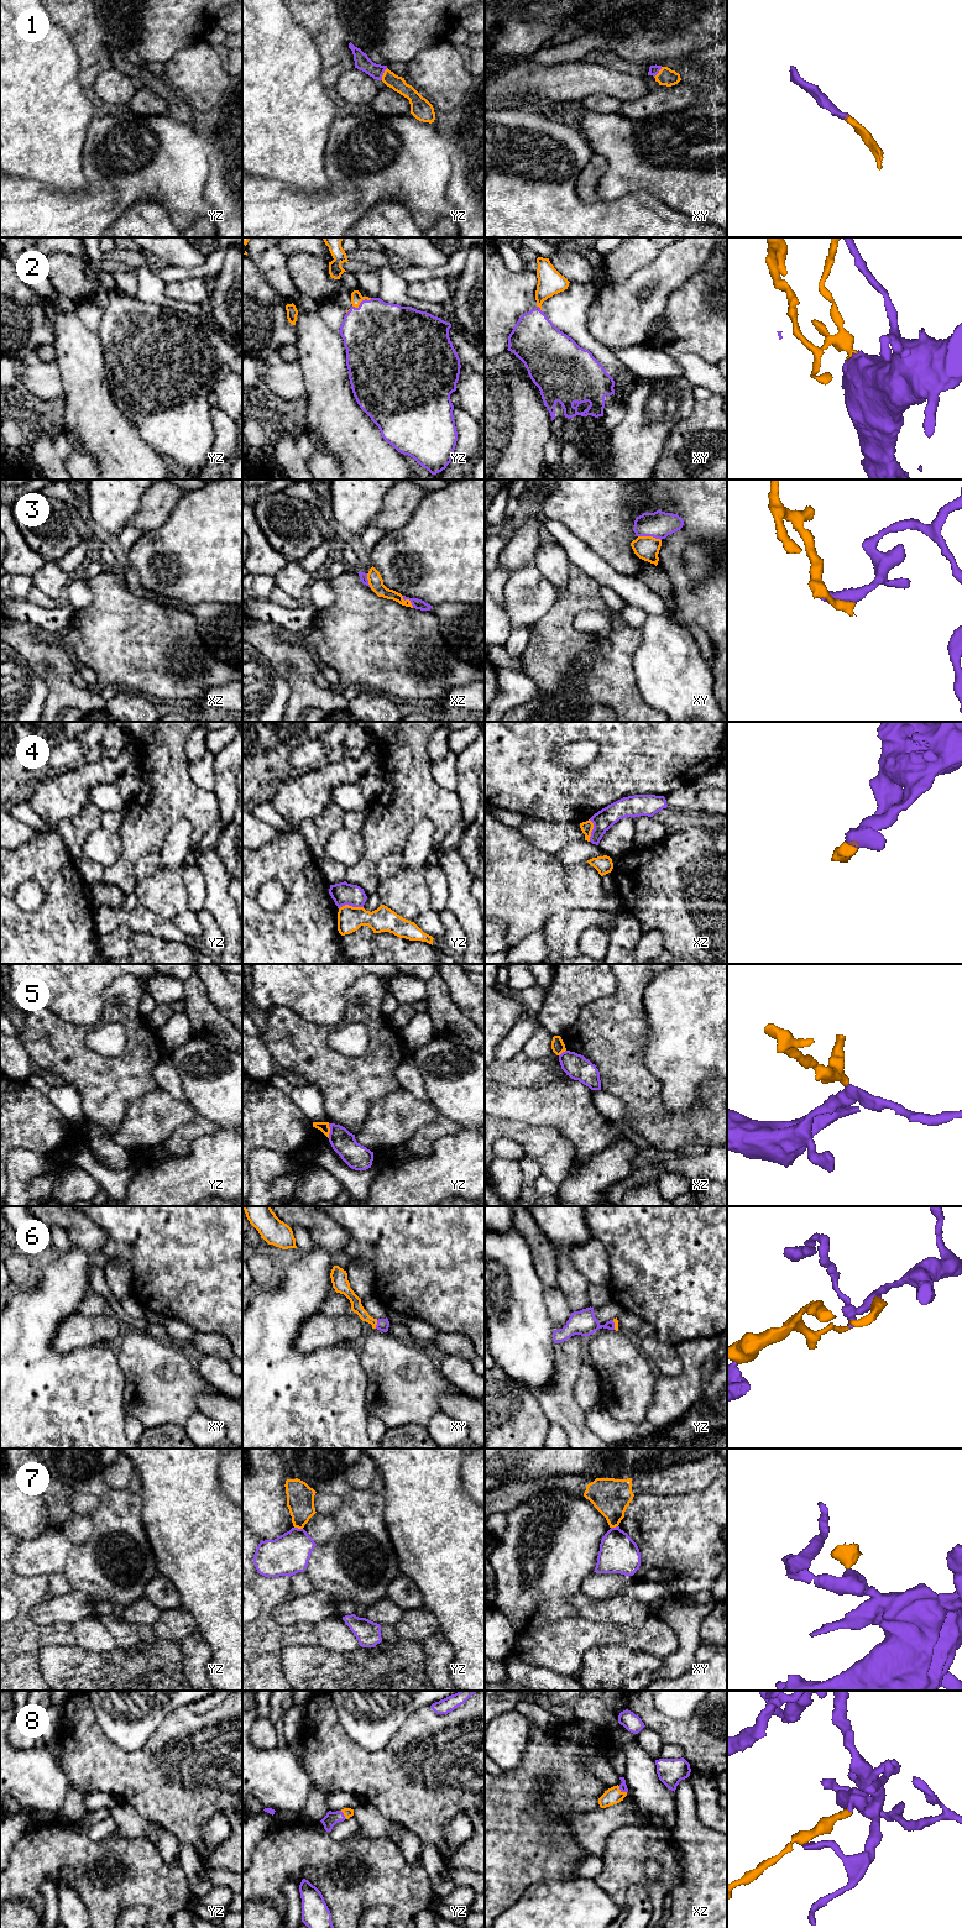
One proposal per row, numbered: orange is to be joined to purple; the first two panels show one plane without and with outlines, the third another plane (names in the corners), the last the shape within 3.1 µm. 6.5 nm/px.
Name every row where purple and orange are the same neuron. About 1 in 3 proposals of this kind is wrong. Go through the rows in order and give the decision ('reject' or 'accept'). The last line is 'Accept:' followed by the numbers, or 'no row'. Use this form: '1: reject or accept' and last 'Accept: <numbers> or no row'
1: accept
2: accept
3: reject
4: reject
5: reject
6: accept
7: reject
8: accept
Accept: 1, 2, 6, 8

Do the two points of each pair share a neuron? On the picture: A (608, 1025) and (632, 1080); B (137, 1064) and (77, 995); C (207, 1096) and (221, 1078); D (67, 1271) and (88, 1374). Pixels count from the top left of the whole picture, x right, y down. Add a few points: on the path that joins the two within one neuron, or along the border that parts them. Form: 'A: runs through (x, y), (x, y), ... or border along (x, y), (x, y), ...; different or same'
A: runs through (613, 1038), (621, 1067); same
B: border along (105, 993), (104, 1014), (100, 1021); different
C: runs through (212, 1091), (220, 1083); same
D: runs through (52, 1302), (43, 1310), (43, 1348), (57, 1362); same

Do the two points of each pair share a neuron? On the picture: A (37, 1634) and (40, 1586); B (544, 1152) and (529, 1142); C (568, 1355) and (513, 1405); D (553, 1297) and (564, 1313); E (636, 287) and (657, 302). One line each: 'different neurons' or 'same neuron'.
A: same neuron
B: same neuron
C: different neurons
D: same neuron
E: same neuron

